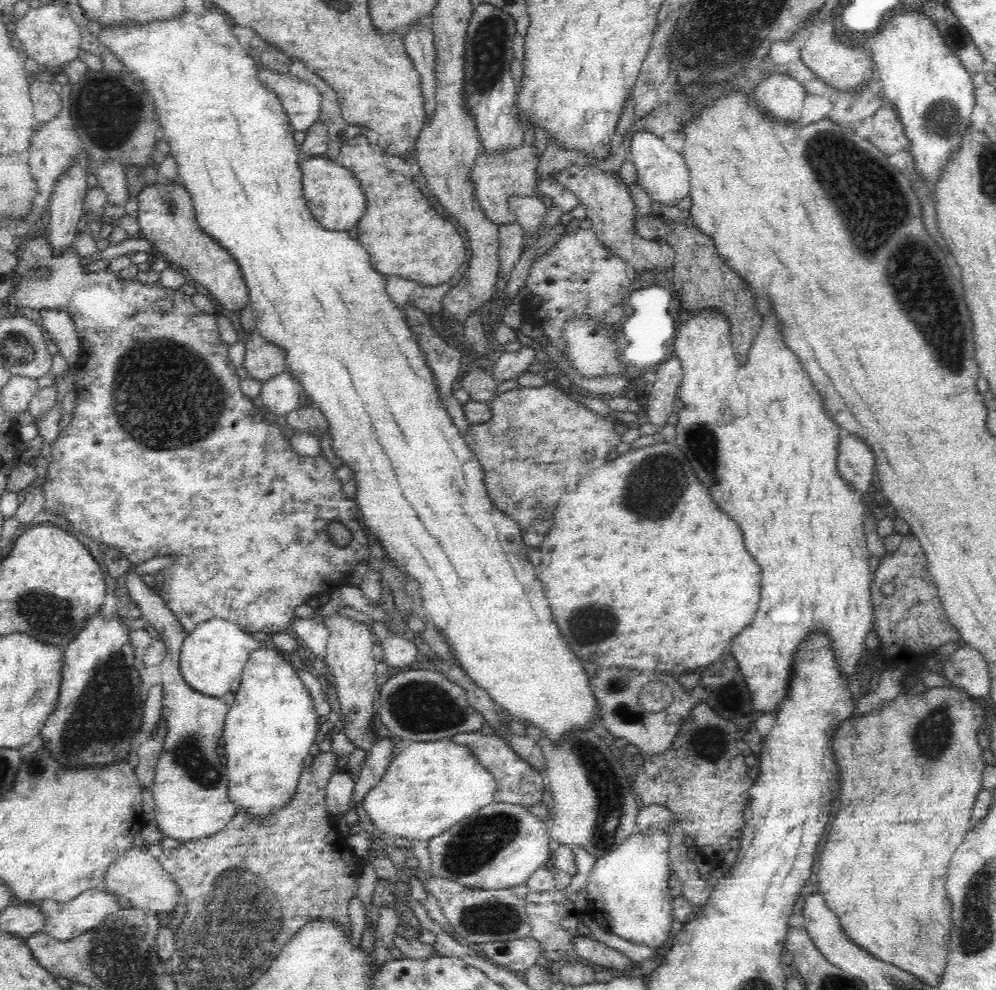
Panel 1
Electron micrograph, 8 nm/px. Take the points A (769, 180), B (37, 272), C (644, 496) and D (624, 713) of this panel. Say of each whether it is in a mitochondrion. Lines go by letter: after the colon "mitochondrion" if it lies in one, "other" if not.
A: other
B: mitochondrion
C: mitochondrion
D: mitochondrion

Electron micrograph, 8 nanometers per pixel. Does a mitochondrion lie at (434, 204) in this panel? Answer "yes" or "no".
no

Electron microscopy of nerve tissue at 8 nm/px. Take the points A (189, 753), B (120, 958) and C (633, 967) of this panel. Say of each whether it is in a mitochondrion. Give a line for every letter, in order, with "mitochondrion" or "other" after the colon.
A: mitochondrion
B: mitochondrion
C: other

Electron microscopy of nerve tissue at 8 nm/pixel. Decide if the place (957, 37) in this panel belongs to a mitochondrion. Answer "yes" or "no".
no

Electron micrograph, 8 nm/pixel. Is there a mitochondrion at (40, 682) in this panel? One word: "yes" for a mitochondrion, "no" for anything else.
yes

